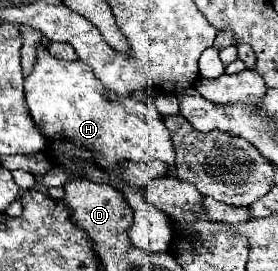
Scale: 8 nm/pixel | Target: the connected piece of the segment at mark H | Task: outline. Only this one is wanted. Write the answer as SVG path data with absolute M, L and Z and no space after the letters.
M41 45L37 47L37 65L33 73L25 79L25 95L27 95L27 105L31 111L31 117L39 131L47 139L47 153L63 153L69 155L71 159L79 161L89 161L95 165L113 165L113 163L123 163L125 159L131 161L165 161L169 165L169 171L175 171L173 159L173 147L171 147L171 135L167 127L161 121L159 111L155 105L135 101L131 97L115 97L115 101L105 101L105 89L101 83L95 79L91 67L87 67L81 61L59 61L53 59Z

